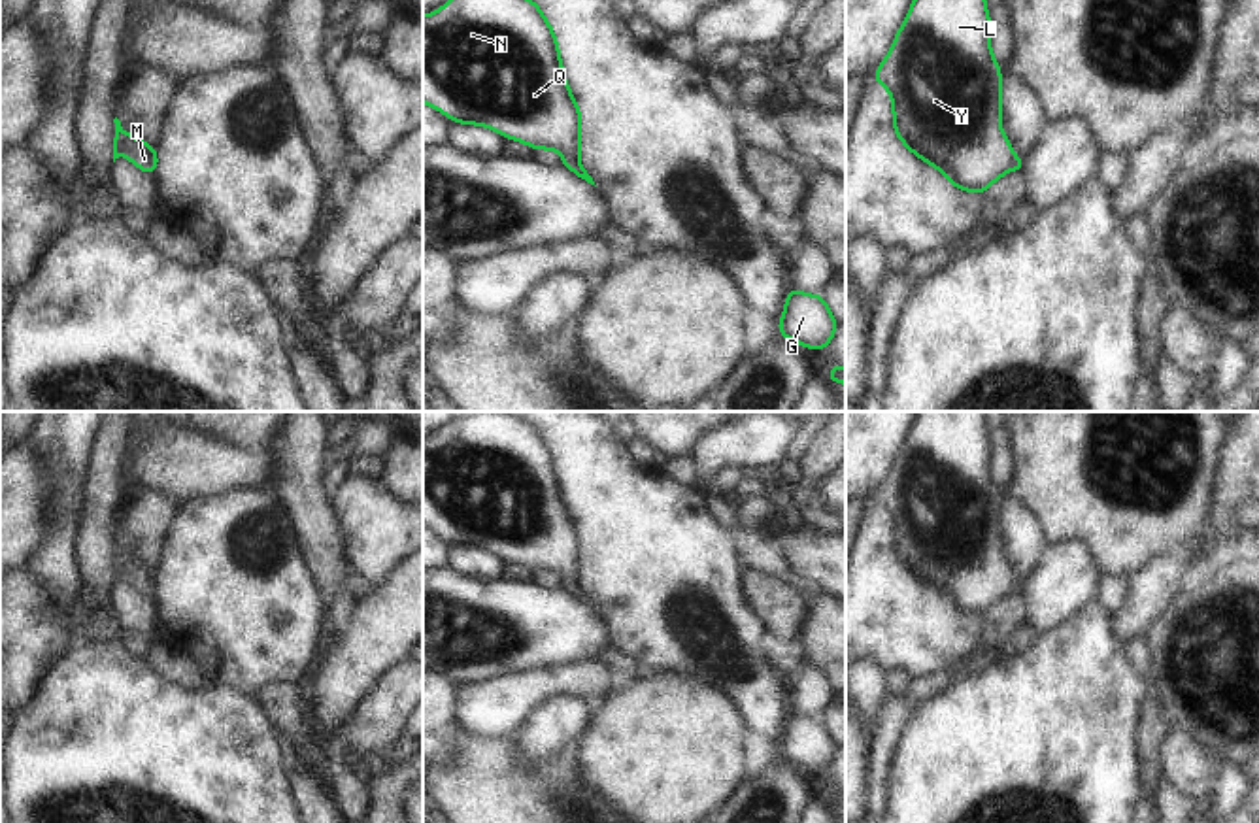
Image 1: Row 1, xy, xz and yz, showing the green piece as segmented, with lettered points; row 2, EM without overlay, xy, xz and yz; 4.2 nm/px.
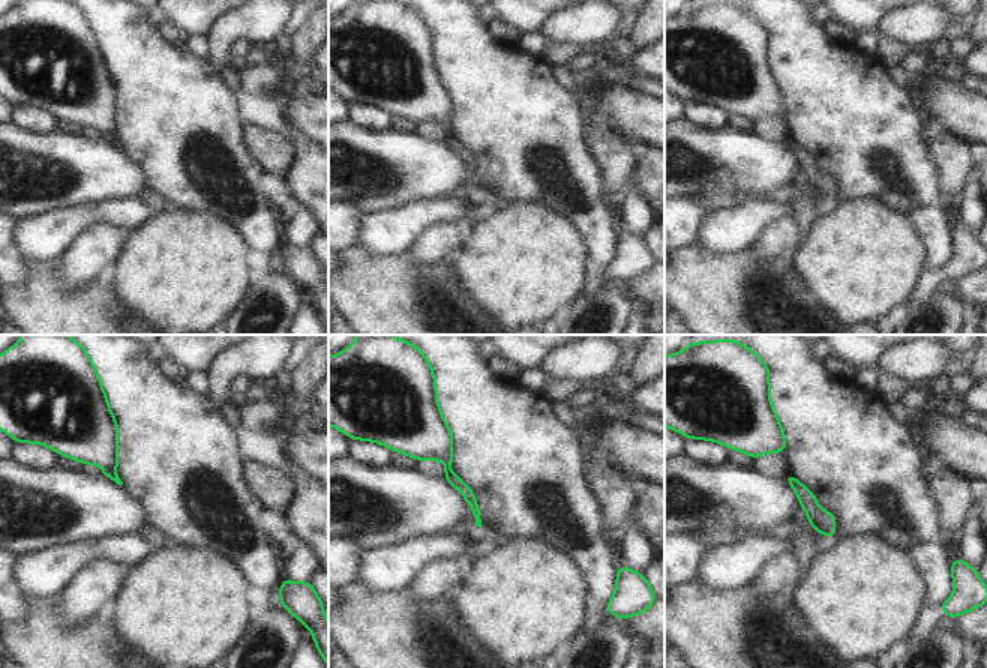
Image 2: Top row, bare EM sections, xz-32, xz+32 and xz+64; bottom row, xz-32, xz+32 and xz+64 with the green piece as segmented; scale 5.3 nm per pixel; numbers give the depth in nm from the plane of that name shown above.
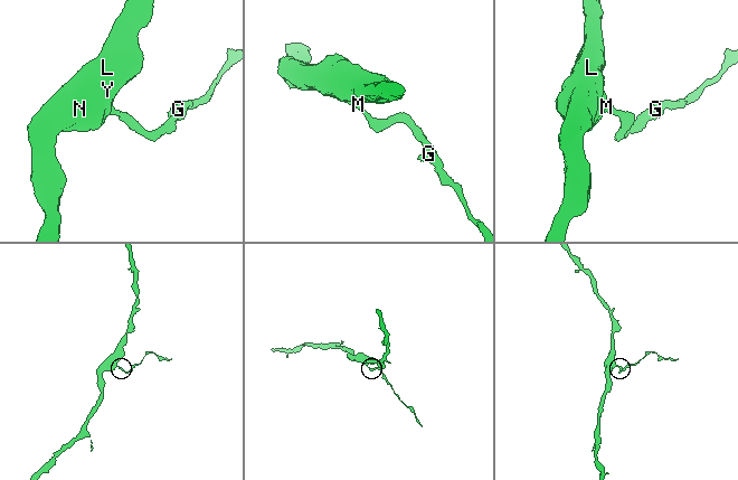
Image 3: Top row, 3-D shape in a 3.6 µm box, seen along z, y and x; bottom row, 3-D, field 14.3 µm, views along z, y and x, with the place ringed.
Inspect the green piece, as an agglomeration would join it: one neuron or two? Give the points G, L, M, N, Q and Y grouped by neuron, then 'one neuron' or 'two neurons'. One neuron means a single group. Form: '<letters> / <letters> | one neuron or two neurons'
G L M N Q Y | one neuron

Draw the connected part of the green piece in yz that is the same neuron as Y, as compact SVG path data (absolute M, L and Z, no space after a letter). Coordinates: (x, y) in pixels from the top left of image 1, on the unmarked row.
M919 412L895 464L872 496L891 515L897 561L921 583L940 593L949 608L983 617L1010 591L1023 596L1025 581L1012 578L1012 566L1000 553L1000 487L989 470L989 434L983 412Z

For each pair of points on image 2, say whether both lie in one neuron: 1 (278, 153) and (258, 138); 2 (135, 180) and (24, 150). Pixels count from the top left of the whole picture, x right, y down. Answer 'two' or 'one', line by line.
1: one
2: one

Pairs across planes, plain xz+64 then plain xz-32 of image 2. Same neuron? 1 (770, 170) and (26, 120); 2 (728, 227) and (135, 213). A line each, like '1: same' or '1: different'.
1: different
2: same

